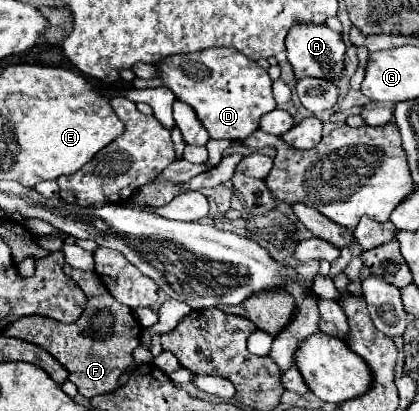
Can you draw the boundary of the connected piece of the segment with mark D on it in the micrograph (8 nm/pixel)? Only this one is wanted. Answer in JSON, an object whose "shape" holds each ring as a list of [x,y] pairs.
{"shape":[[[233,47],[203,49],[189,55],[169,57],[157,65],[161,81],[177,99],[191,105],[213,139],[247,139],[259,129],[261,115],[277,107],[271,93],[271,77],[253,59]]]}

